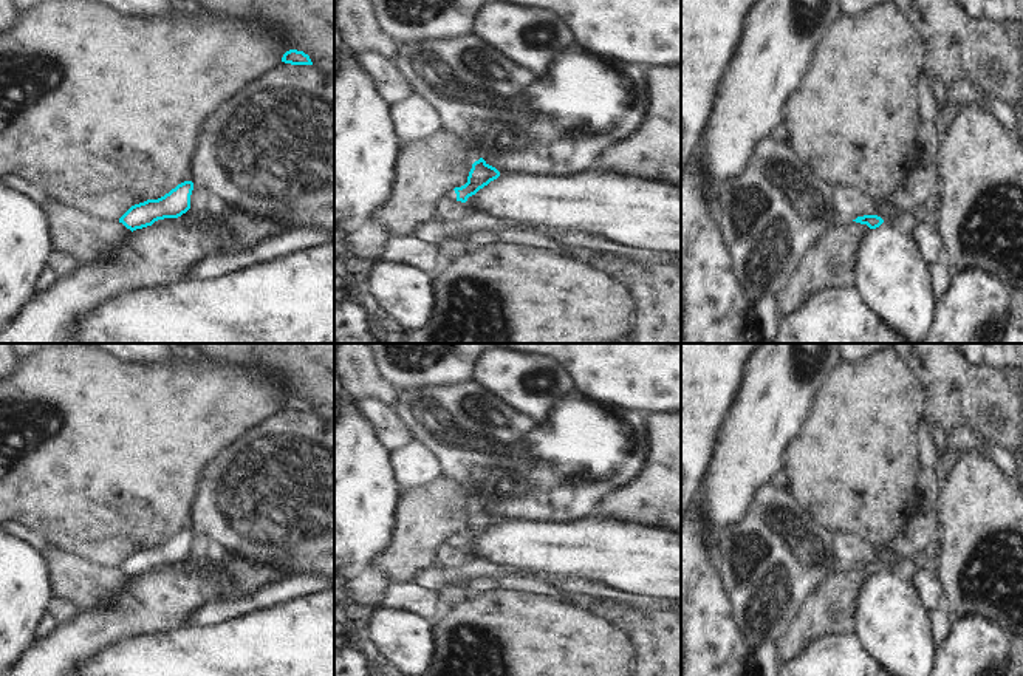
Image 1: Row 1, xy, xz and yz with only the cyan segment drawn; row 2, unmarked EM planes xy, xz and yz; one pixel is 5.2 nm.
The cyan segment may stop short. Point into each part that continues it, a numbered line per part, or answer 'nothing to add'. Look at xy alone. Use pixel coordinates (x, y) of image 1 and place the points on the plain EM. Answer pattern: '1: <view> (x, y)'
nothing to add

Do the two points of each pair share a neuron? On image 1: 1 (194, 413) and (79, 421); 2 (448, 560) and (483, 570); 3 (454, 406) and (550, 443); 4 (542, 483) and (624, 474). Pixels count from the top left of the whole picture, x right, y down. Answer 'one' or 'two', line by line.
1: one
2: two
3: one
4: one

